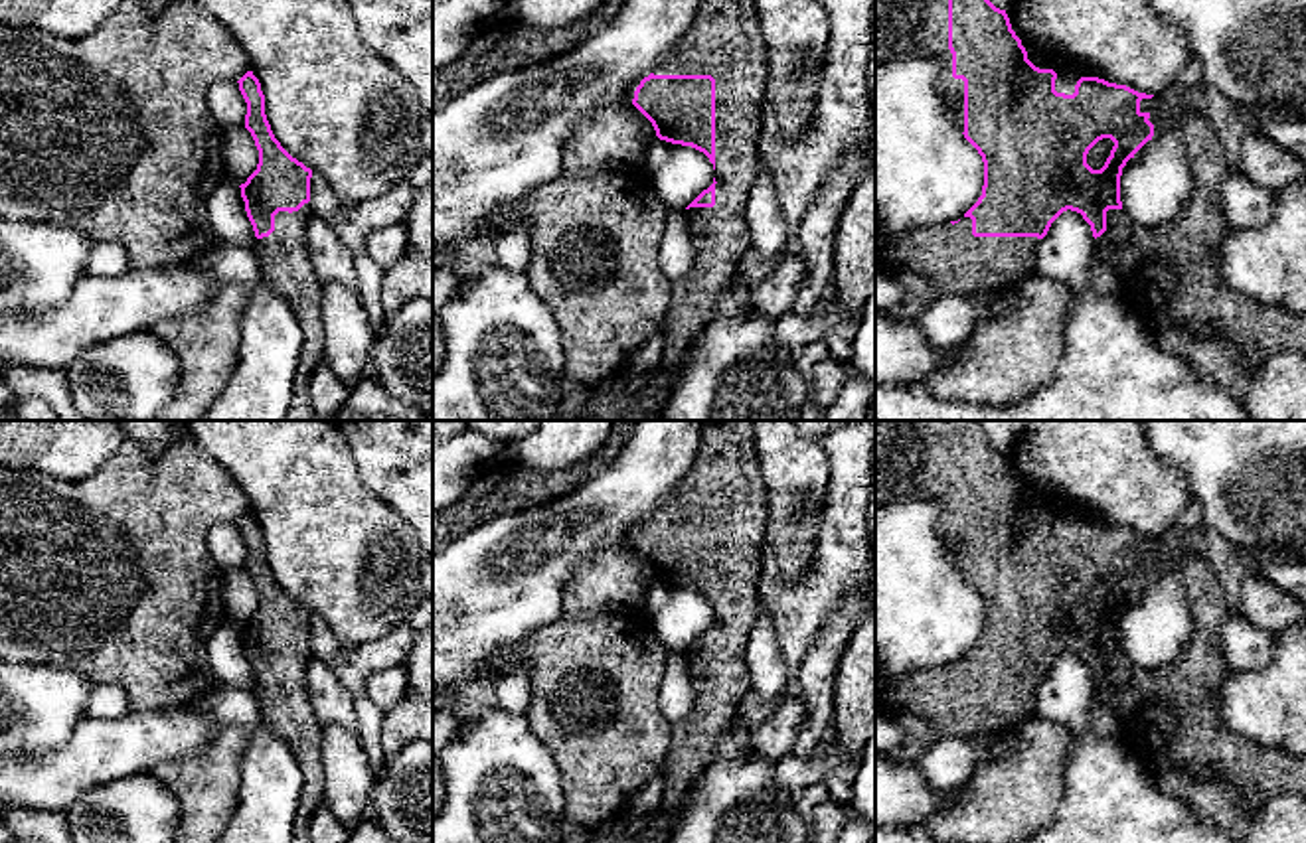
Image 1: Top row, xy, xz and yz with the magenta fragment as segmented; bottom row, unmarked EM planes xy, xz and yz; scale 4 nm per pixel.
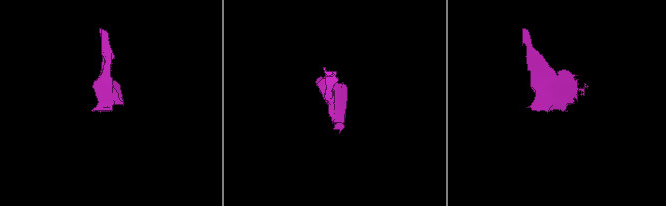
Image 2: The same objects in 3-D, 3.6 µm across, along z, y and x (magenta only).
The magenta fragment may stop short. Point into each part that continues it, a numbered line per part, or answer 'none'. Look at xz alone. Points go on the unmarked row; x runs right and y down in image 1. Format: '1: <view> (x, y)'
1: xz (726, 484)

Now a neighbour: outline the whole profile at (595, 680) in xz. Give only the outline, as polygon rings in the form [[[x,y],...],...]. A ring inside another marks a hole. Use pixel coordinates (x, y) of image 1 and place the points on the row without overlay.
[[[601,610],[587,618],[559,618],[524,636],[492,661],[488,679],[526,671],[531,697],[526,717],[531,732],[551,752],[561,772],[565,821],[569,829],[589,829],[622,811],[624,804],[662,768],[672,744],[672,723],[658,705],[660,681],[670,651],[658,642],[644,610]]]

